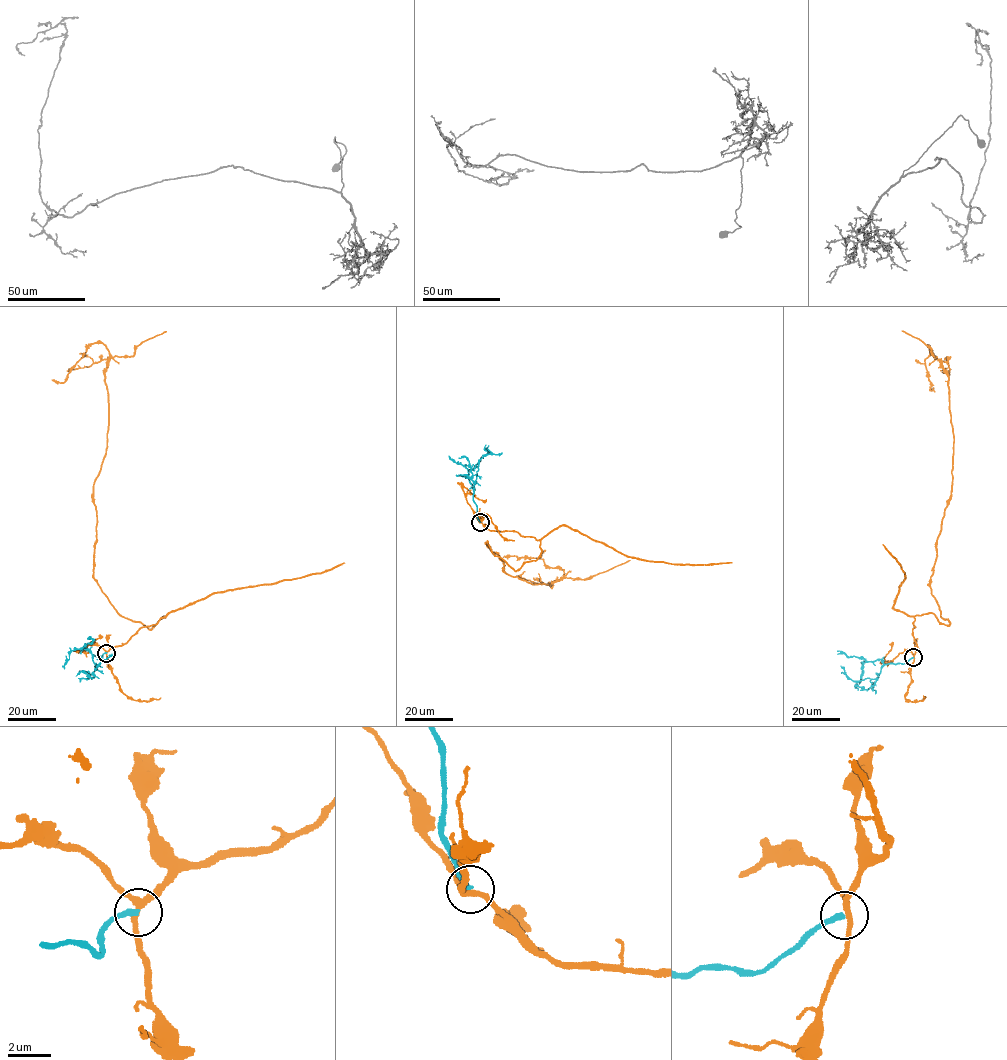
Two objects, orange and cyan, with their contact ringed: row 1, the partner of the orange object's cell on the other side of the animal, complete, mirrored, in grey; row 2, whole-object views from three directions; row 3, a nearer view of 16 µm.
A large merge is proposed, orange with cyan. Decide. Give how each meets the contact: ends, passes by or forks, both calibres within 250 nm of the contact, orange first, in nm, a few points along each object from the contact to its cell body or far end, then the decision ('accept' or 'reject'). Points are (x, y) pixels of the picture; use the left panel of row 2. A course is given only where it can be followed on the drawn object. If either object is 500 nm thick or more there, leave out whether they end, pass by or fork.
orange forks; cyan ends; calibres 240 and 240 nm; course orange (106, 652), (165, 617), (150, 629), (121, 615), (93, 577), (108, 349), (92, 343), (67, 379), (52, 380); course cyan (106, 652), (102, 657), (93, 654), (94, 669), (111, 653); reject

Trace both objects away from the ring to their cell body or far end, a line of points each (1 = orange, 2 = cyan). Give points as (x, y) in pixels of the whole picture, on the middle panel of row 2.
1: (480, 522), (539, 540), (538, 558), (515, 571), (485, 544), (507, 574), (550, 585), (564, 572), (503, 557)
2: (480, 522), (473, 495), (478, 460), (488, 454), (502, 453)

